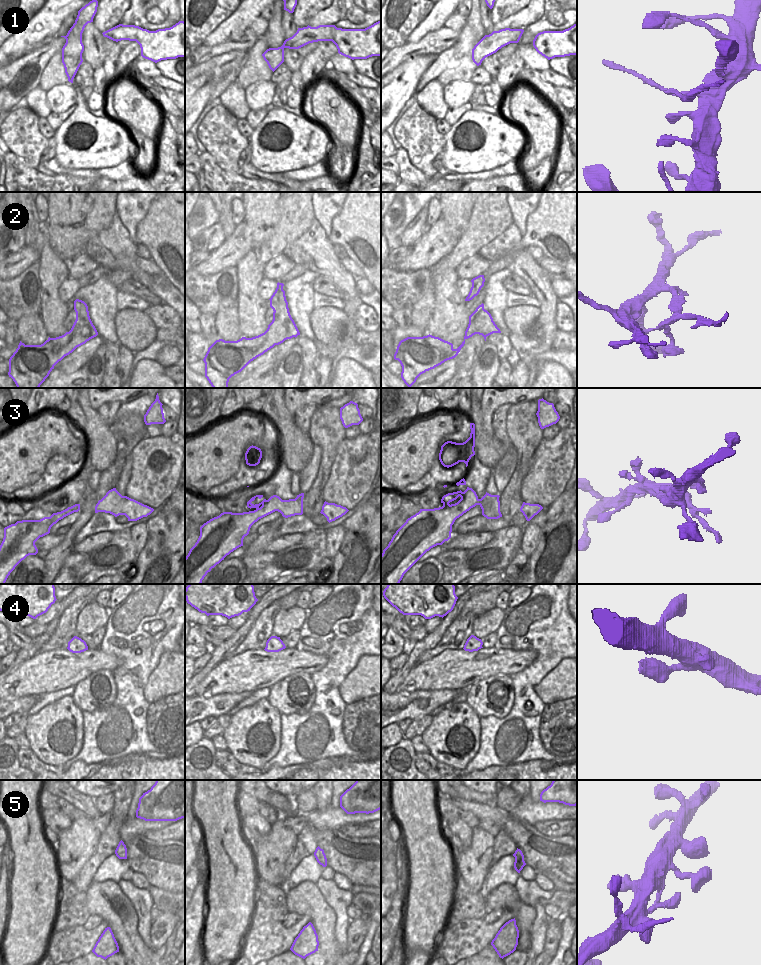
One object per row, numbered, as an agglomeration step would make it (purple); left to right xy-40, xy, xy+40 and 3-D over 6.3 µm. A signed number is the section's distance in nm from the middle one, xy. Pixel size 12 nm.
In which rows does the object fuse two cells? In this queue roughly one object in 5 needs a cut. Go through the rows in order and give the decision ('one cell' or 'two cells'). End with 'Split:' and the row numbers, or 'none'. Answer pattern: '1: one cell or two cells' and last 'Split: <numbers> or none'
1: one cell
2: two cells
3: one cell
4: one cell
5: one cell
Split: 2

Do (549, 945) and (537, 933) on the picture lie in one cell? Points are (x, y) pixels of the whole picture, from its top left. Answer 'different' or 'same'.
different

